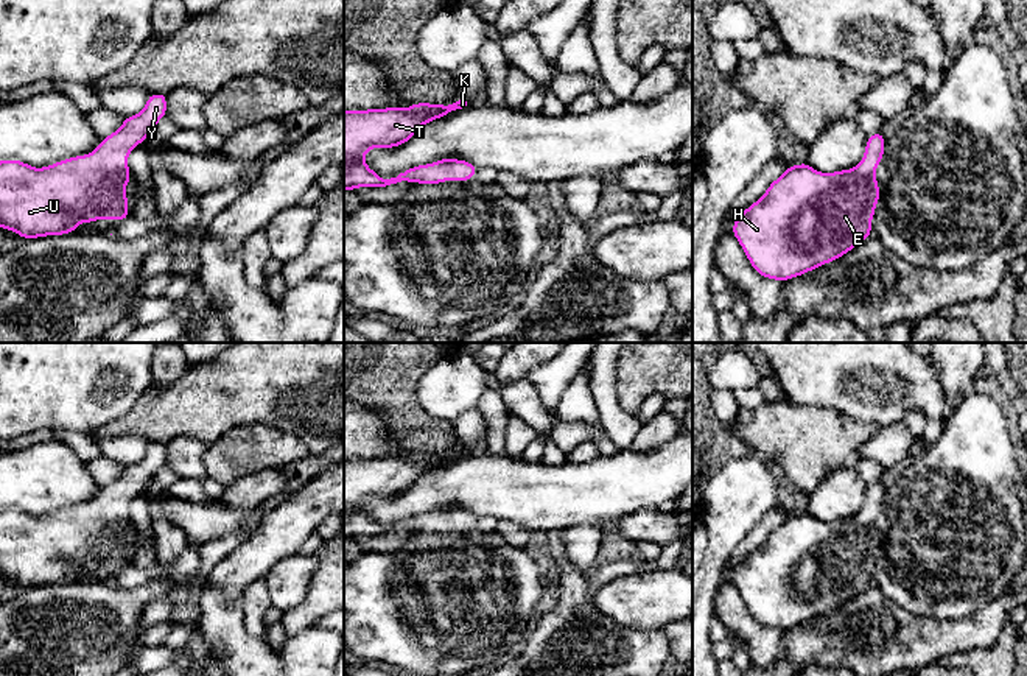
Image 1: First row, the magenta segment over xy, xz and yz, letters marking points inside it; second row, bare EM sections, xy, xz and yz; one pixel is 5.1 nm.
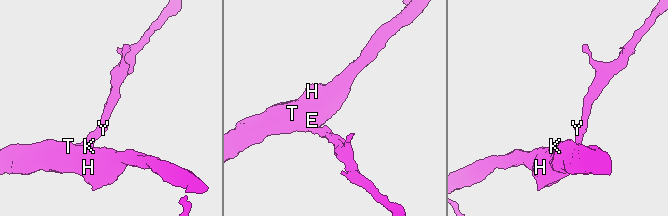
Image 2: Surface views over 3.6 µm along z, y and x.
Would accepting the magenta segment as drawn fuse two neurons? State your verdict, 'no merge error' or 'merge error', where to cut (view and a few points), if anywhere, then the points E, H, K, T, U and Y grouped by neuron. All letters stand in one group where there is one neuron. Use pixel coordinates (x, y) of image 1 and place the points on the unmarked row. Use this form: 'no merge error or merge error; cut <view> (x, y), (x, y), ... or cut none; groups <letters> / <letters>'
no merge error; cut none; groups E H K T U Y

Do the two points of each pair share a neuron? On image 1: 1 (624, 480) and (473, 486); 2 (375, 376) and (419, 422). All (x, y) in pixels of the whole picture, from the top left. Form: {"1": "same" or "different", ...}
{"1": "same", "2": "same"}

